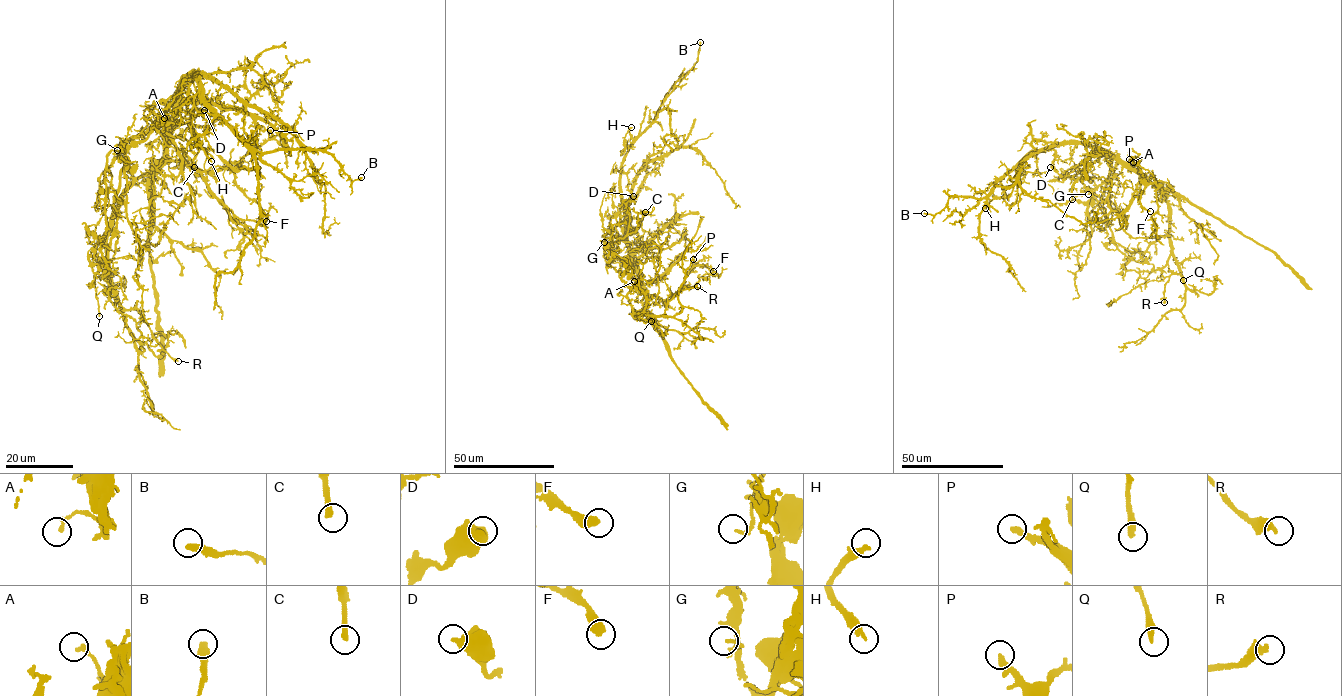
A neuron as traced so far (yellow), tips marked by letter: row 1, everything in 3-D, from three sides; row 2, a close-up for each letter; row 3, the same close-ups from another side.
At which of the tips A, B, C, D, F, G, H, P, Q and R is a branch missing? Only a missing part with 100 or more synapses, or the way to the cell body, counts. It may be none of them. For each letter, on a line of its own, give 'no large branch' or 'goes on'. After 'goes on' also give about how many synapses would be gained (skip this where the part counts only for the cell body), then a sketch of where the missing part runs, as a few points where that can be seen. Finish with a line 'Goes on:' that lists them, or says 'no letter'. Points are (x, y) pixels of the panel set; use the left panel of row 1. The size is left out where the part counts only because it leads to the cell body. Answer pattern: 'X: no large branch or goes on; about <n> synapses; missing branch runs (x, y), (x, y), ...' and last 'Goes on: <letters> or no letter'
A: no large branch
B: no large branch
C: no large branch
D: no large branch
F: no large branch
G: no large branch
H: no large branch
P: no large branch
Q: no large branch
R: no large branch
Goes on: no letter

